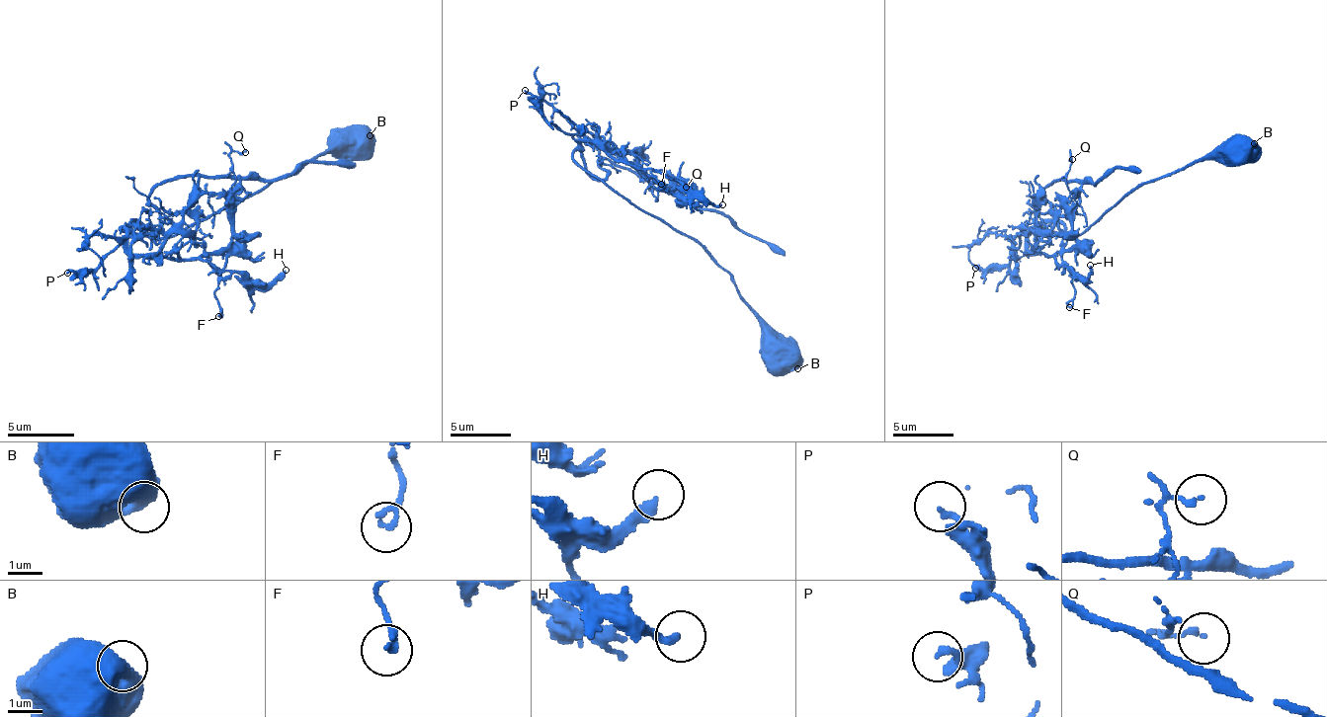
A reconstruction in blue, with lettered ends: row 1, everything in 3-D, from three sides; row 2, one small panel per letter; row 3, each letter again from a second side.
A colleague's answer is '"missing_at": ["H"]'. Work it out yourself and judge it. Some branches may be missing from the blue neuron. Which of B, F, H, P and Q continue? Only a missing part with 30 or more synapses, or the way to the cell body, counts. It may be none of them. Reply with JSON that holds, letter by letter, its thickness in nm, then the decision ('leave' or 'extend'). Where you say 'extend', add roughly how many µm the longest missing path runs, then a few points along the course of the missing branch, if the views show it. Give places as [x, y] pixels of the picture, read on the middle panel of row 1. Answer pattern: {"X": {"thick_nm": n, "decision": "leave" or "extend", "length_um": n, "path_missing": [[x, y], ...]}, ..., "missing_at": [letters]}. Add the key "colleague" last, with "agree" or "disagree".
{"B": {"thick_nm": 800, "decision": "leave"}, "F": {"thick_nm": 190, "decision": "leave"}, "H": {"thick_nm": 240, "decision": "leave"}, "P": {"thick_nm": 180, "decision": "leave"}, "Q": {"thick_nm": 130, "decision": "leave"}, "missing_at": [], "colleague": "disagree"}

